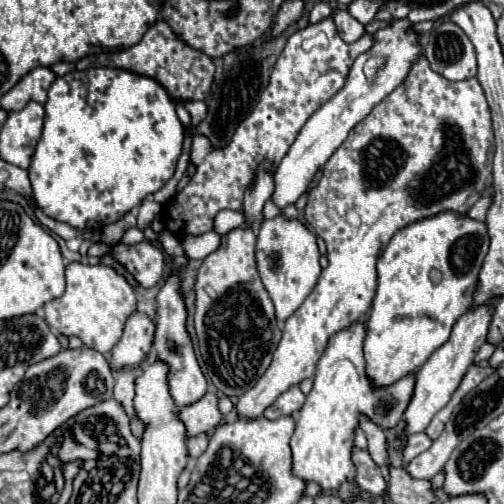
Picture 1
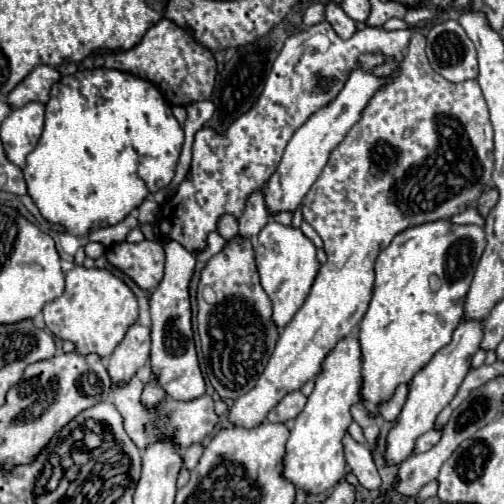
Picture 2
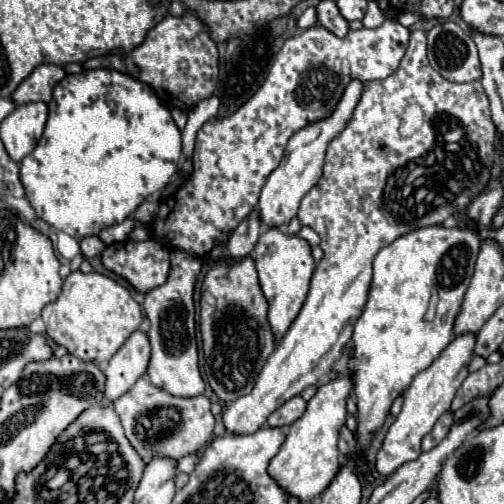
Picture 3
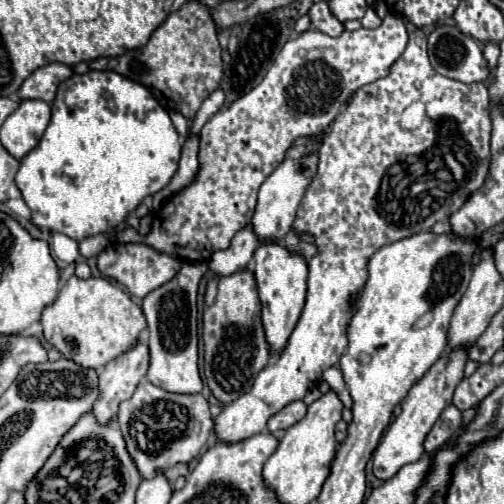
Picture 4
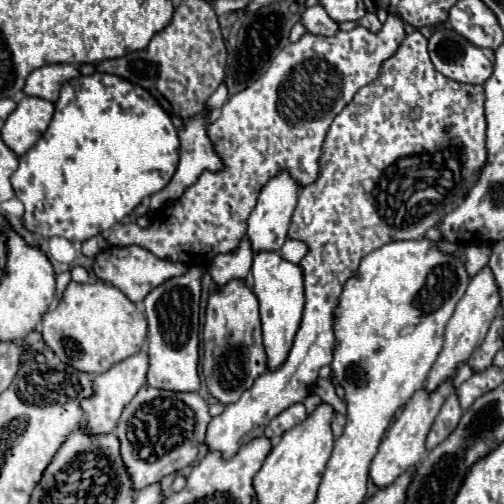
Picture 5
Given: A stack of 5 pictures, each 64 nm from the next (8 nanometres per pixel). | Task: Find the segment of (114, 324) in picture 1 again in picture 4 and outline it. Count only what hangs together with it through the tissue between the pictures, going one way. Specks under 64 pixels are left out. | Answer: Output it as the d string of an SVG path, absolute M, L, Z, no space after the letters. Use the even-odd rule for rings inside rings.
M70 276L60 288L58 298L42 312L44 338L62 352L64 358L84 364L84 368L100 370L110 360L136 344L138 334L146 328L144 312L130 296L108 278L90 276L86 280Z

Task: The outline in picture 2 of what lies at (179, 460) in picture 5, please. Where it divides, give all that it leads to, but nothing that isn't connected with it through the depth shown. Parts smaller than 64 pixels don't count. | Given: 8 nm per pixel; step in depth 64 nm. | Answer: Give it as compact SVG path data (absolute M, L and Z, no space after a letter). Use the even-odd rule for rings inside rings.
M132 376L130 382L112 388L112 402L116 404L118 412L124 418L124 428L126 428L128 436L136 442L136 446L140 450L144 450L148 446L148 440L156 440L156 436L172 436L172 440L176 440L176 444L180 444L180 448L188 448L194 442L202 442L214 430L218 416L214 412L212 396L204 394L190 402L178 402L178 400L170 398L168 404L164 404L164 408L160 408L160 412L144 412L144 408L140 408L140 388L142 386L144 384L136 376Z

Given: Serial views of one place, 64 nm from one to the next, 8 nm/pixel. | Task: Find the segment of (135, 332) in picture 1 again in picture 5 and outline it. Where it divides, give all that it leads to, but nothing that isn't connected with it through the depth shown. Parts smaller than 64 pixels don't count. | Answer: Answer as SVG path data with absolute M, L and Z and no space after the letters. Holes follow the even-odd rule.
M140 350L138 354L132 354L122 362L114 364L112 368L108 368L106 372L94 376L96 392L88 400L84 400L84 412L88 416L86 426L88 434L104 434L116 428L124 404L128 404L128 400L132 400L132 396L136 396L136 392L146 384L146 372L148 372L148 354Z

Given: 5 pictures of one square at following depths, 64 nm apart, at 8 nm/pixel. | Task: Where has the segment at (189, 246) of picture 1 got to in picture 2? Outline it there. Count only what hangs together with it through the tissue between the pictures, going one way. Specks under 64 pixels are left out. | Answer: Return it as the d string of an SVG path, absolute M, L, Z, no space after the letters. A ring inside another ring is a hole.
M210 232L206 238L206 246L202 250L196 250L194 256L200 262L208 262L212 256L216 256L216 252L220 252L220 248L224 248L226 240L218 234L218 232Z

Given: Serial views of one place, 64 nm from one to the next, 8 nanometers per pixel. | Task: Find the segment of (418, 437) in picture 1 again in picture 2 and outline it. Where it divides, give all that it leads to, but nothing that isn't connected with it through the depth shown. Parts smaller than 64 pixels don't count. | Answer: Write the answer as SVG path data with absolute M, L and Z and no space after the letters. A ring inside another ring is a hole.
M430 430L430 432L422 434L422 436L416 440L414 452L416 452L416 454L420 454L420 452L430 450L430 448L436 444L436 440L440 440L440 432L442 432L442 430Z

